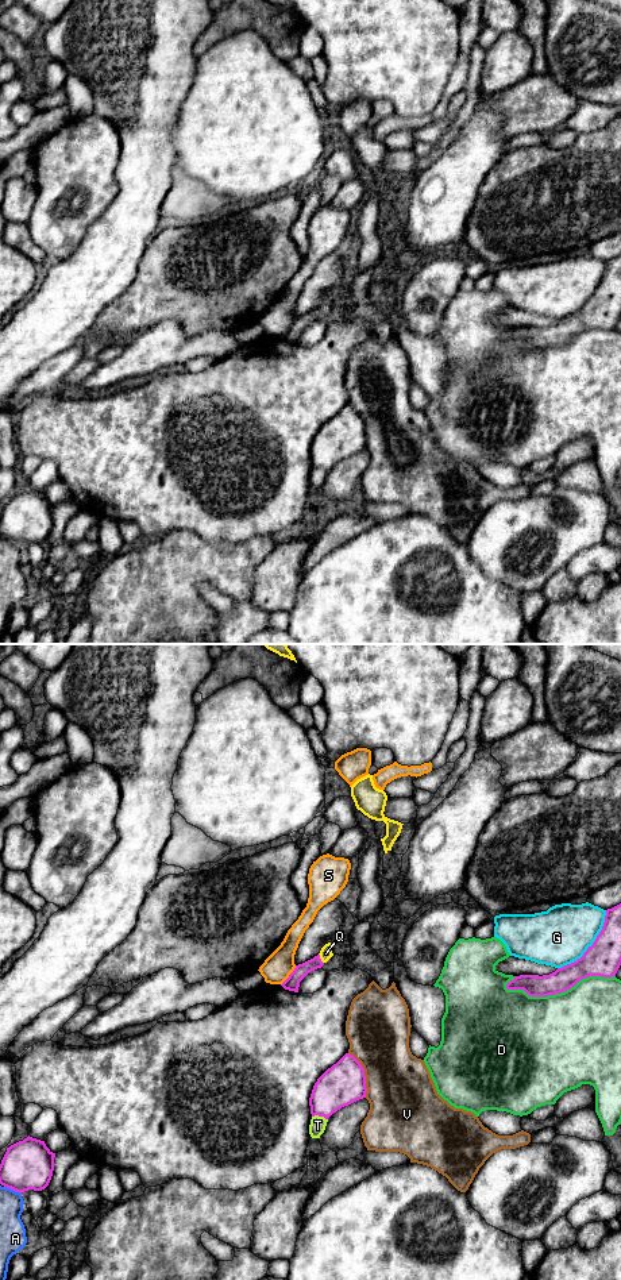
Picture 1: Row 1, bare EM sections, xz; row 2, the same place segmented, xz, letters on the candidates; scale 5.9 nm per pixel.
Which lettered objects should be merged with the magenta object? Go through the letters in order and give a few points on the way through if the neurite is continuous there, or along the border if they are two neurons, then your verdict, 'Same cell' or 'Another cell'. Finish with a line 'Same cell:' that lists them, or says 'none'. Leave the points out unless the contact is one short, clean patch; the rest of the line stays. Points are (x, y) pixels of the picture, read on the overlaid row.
A: Another cell
D: Another cell
G: Another cell
Q: Path across: xz (292, 983), (307, 967), (320, 959), (326, 953). Same cell
S: Another cell
T: Another cell
V: Another cell
Same cell: Q

